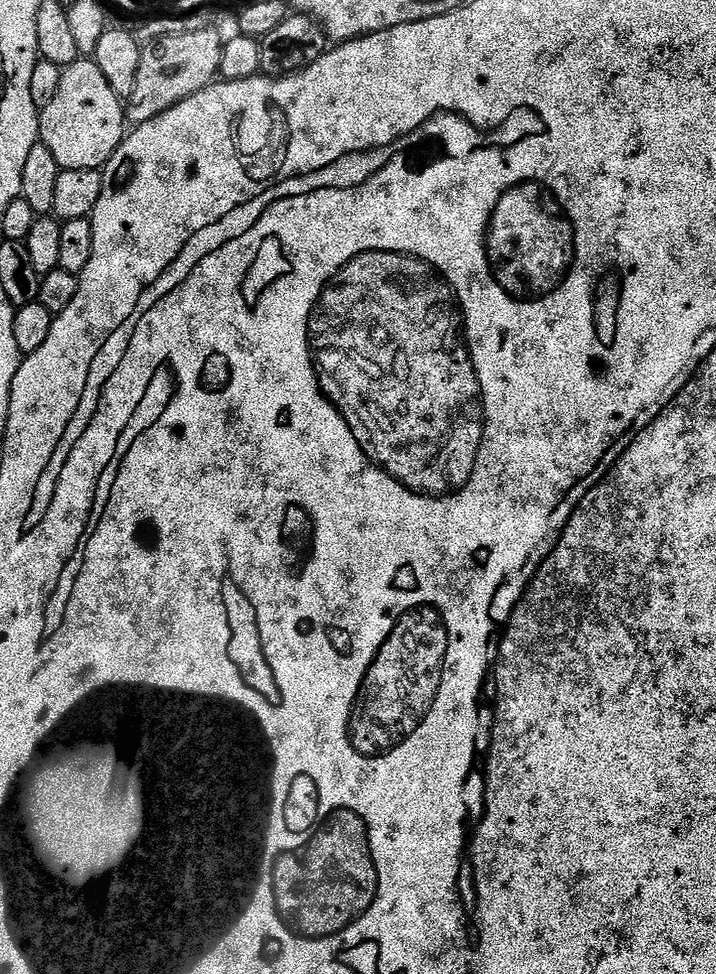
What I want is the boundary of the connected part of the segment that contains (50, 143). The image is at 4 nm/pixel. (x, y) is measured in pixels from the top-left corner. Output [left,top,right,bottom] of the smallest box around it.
[39,58,126,170]

